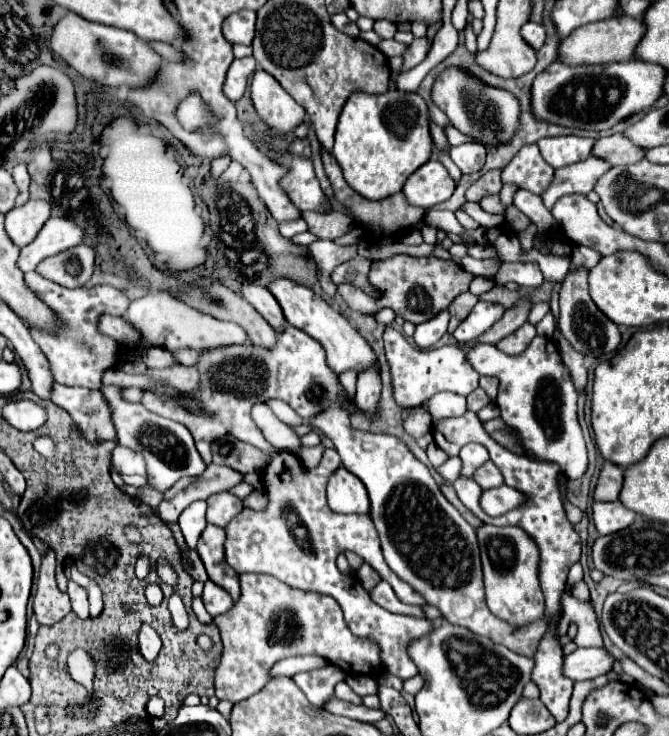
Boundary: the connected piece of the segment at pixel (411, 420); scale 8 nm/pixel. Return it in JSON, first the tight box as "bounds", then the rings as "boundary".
{"bounds":[404,409,432,439],"boundary":[[[416,409],[406,421],[404,421],[404,429],[408,435],[412,435],[414,439],[424,437],[432,427],[432,419],[428,413],[424,413],[424,409]]]}

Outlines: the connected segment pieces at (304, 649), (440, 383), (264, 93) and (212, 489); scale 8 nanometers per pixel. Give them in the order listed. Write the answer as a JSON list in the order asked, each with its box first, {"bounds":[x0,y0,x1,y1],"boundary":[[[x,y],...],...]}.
[{"bounds":[214,573,384,703],"boundary":[[[256,573],[240,575],[240,587],[240,601],[214,619],[224,643],[214,681],[216,697],[220,701],[226,699],[240,703],[258,693],[270,681],[268,671],[272,663],[284,657],[318,655],[340,667],[344,673],[370,677],[384,673],[378,643],[368,637],[356,637],[348,629],[336,599],[322,593],[294,589],[274,577]]]},{"bounds":[383,327,480,409],"boundary":[[[391,327],[386,328],[383,340],[394,399],[402,409],[410,409],[412,405],[416,405],[416,401],[428,401],[437,392],[459,392],[467,396],[479,386],[480,375],[456,345],[438,349],[416,349],[400,332]]]},{"bounds":[250,69,306,133],"boundary":[[[258,69],[252,77],[250,85],[252,103],[258,111],[258,115],[276,131],[286,133],[292,131],[296,125],[300,125],[306,117],[306,111],[302,105],[298,105],[284,87],[264,69]]]},{"bounds":[160,463,244,521],"boundary":[[[210,463],[204,471],[204,475],[196,479],[180,479],[174,487],[170,487],[164,493],[164,501],[160,503],[160,517],[166,521],[178,521],[178,515],[198,499],[208,499],[214,493],[228,491],[244,481],[244,475],[238,471],[224,467],[224,465],[214,465]]]}]

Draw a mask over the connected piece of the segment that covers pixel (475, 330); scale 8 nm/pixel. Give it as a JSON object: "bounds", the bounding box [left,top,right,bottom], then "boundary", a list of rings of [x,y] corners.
{"bounds":[454,301,504,341],"boundary":[[[478,301],[472,313],[460,323],[460,327],[454,331],[456,341],[472,341],[478,339],[482,333],[486,333],[496,321],[500,321],[504,315],[504,307],[500,303],[488,303]]]}

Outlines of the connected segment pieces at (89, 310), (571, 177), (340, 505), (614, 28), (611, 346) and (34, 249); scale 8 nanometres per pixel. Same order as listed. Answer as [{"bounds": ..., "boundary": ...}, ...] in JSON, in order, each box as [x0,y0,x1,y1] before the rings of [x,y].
[{"bounds":[26,273,130,389],"boundary":[[[28,273],[26,281],[28,287],[32,287],[32,291],[48,307],[52,307],[58,313],[58,317],[66,323],[66,331],[62,335],[46,335],[36,329],[30,329],[34,341],[40,345],[40,349],[44,351],[44,355],[48,355],[48,361],[52,363],[52,373],[56,375],[56,383],[68,387],[100,389],[102,373],[114,365],[116,355],[120,353],[120,345],[114,339],[100,335],[96,331],[96,321],[102,313],[124,315],[130,305],[130,299],[122,291],[110,285],[96,285],[92,289],[66,289],[42,277],[40,273]]]},{"bounds":[542,155,612,209],"boundary":[[[594,155],[572,167],[562,167],[560,171],[554,173],[554,183],[542,195],[544,207],[552,209],[556,199],[566,193],[584,193],[584,195],[590,193],[596,181],[610,169],[612,169],[612,163]]]},{"bounds":[328,467,370,515],"boundary":[[[340,467],[328,481],[328,505],[334,513],[342,515],[368,515],[370,513],[370,499],[366,487],[352,475]]]},{"bounds":[558,15,644,65],"boundary":[[[628,15],[610,17],[604,21],[582,25],[574,29],[568,39],[564,37],[558,45],[558,59],[568,65],[610,65],[616,61],[630,61],[634,57],[634,47],[638,45],[638,39],[642,35],[644,25],[640,19],[632,19]]]},{"bounds":[558,267,620,357],"boundary":[[[578,267],[576,271],[568,271],[566,279],[562,281],[562,289],[560,289],[560,319],[558,319],[558,327],[562,331],[562,335],[572,343],[574,349],[578,349],[584,355],[592,355],[592,357],[604,357],[608,353],[612,353],[618,343],[620,343],[620,331],[618,325],[612,323],[592,301],[590,293],[588,293],[588,269],[586,267]]]},{"bounds":[18,217,82,271],"boundary":[[[50,217],[48,223],[40,229],[40,235],[24,249],[20,249],[18,267],[26,271],[34,271],[44,259],[62,253],[70,247],[76,247],[82,241],[82,229],[62,217]]]}]

